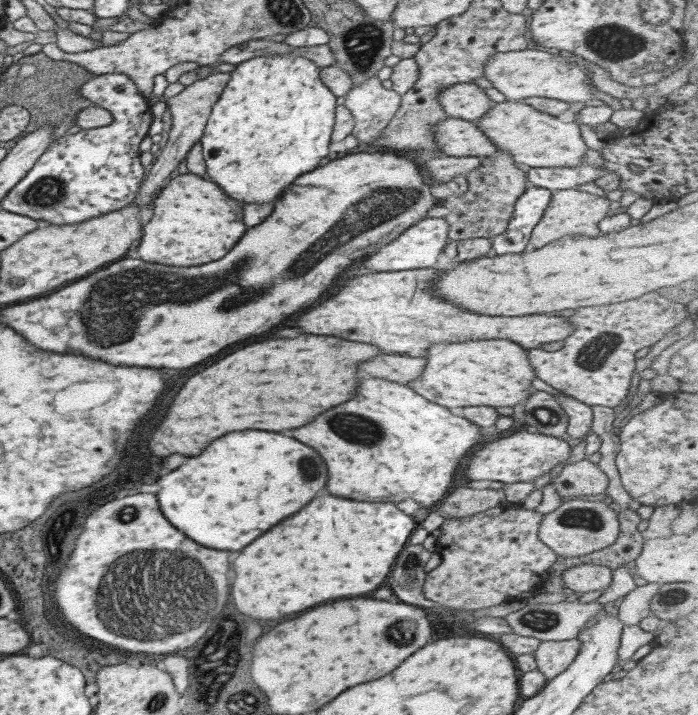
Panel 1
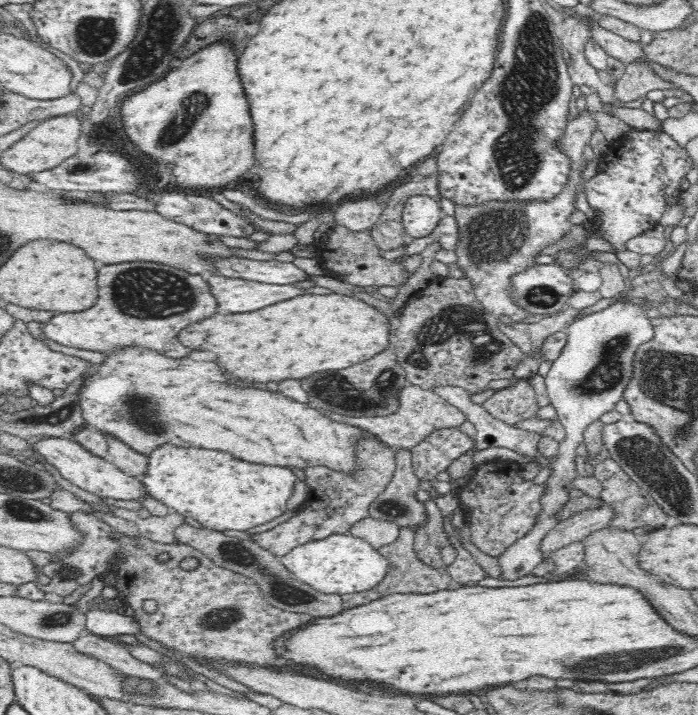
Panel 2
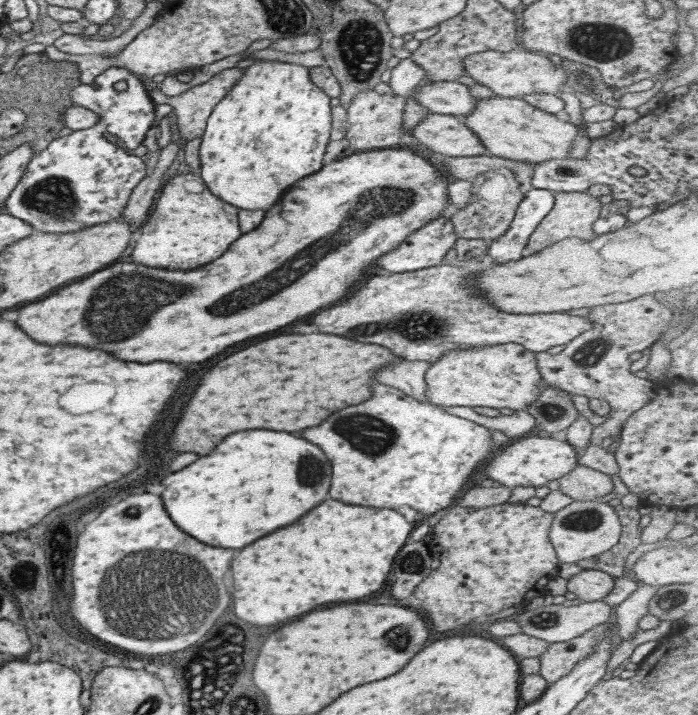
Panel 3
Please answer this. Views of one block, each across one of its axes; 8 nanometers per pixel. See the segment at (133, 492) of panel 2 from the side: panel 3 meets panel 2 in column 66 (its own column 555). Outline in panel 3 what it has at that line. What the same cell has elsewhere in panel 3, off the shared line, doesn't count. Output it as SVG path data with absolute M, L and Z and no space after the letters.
M530 434L522 438L510 440L503 446L494 459L484 464L484 476L497 480L500 484L514 488L516 486L547 485L552 480L559 480L578 464L574 447L568 441L560 441L551 436Z

